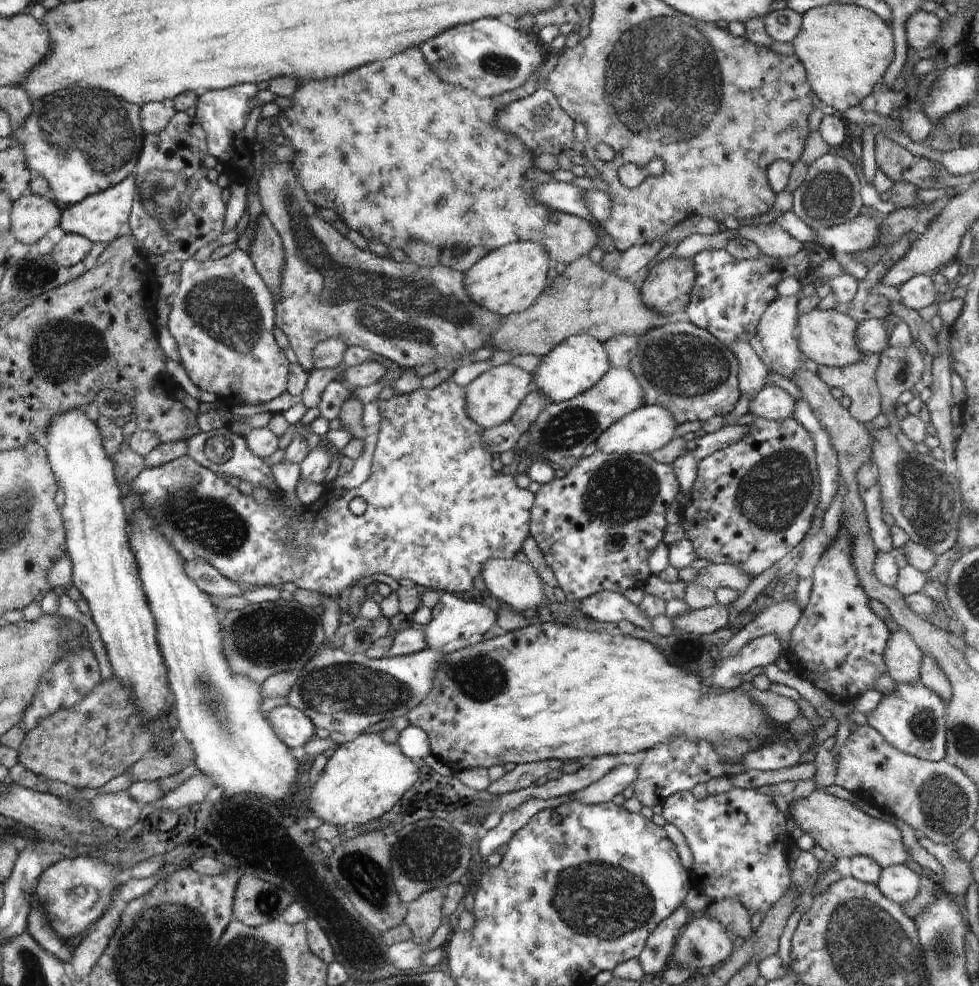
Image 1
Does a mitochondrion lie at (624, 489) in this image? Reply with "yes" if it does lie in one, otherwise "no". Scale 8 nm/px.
yes

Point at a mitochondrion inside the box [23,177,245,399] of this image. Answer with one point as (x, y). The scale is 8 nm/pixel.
(62, 349)

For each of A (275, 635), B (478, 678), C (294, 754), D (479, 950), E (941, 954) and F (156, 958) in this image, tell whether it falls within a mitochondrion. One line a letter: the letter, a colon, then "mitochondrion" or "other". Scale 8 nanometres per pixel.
A: mitochondrion
B: mitochondrion
C: other
D: other
E: mitochondrion
F: mitochondrion

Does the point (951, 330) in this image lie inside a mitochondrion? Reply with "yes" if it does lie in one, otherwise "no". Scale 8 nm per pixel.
no

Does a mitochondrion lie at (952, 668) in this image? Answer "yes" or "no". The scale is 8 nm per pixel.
no

